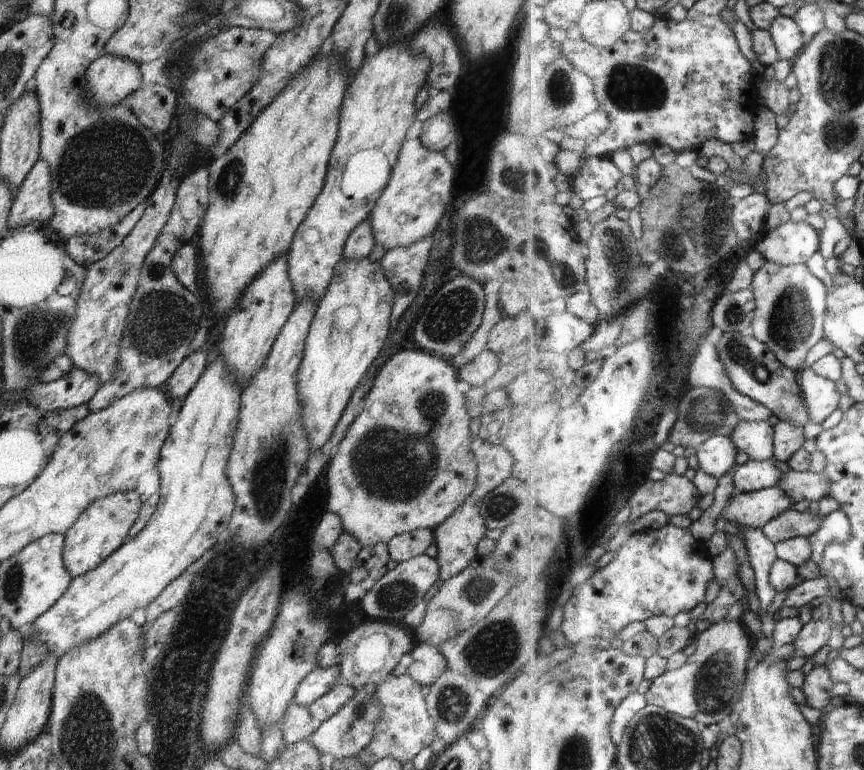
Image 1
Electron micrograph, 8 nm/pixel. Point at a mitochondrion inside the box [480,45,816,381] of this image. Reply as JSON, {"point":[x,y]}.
{"point":[626,91]}

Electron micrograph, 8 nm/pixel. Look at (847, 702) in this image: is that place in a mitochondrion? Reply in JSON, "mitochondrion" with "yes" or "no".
{"mitochondrion":"no"}

